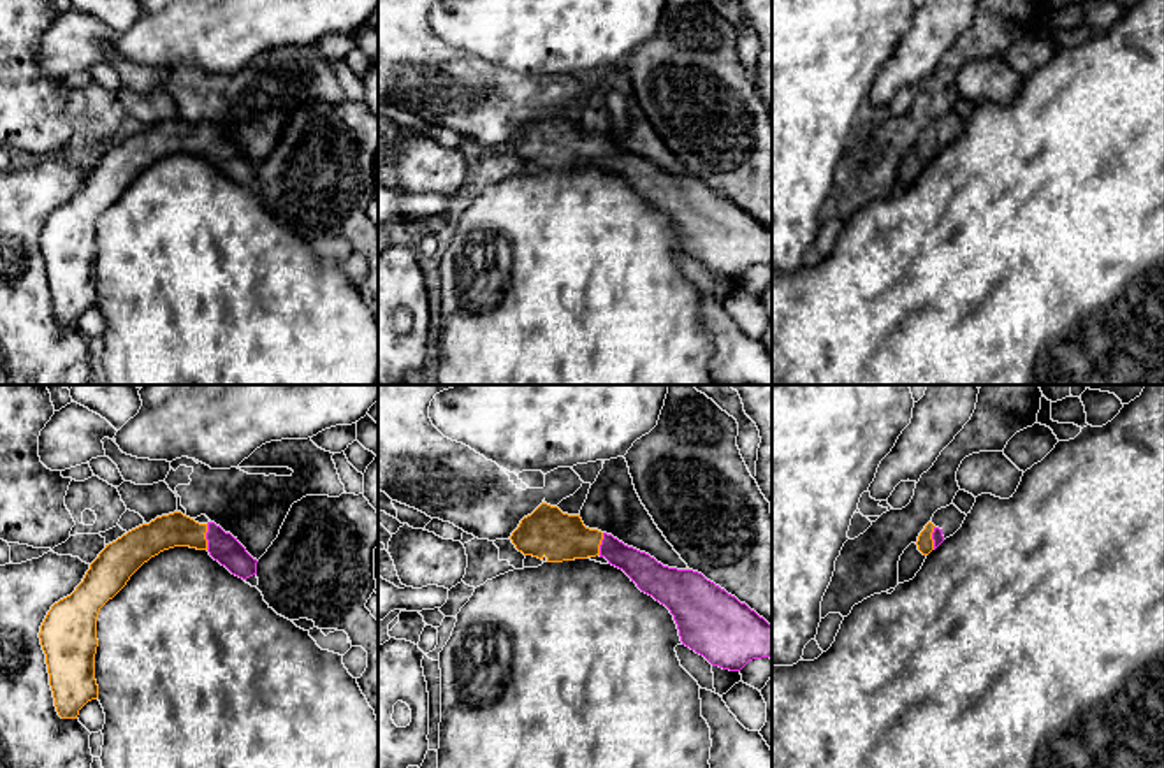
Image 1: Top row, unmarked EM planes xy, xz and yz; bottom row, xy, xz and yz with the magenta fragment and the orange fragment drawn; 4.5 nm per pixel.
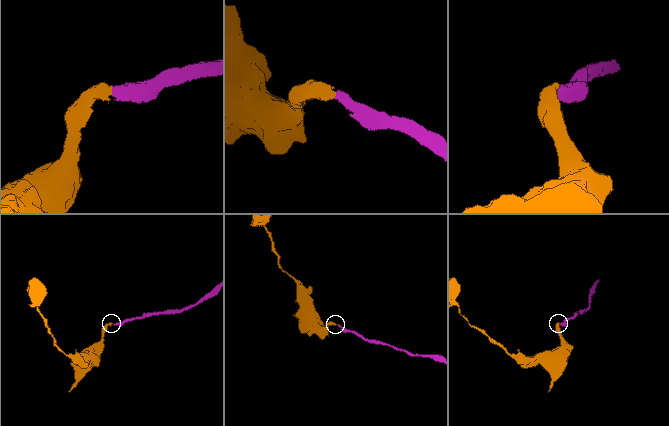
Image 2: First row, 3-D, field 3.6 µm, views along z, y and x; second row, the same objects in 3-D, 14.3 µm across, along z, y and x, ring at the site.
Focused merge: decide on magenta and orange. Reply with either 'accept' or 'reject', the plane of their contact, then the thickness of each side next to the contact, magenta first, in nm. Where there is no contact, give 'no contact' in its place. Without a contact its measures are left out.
accept; contact in xy; calibres 140 and 160 nm

